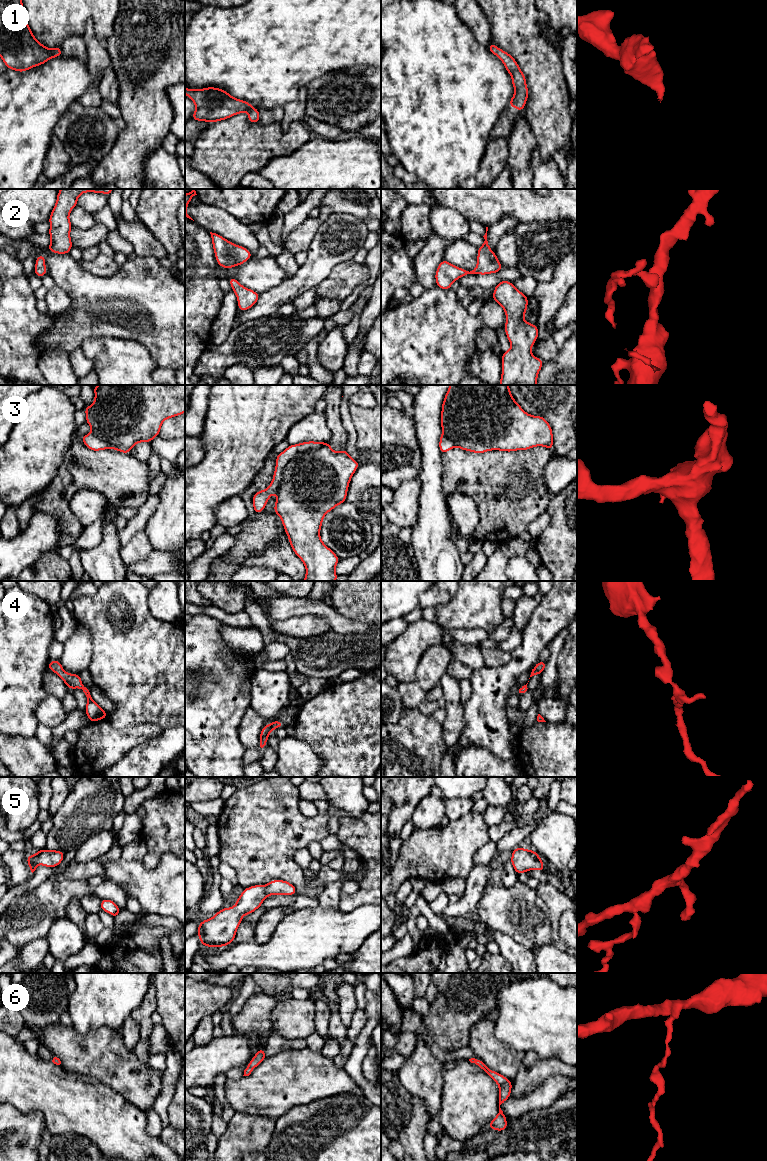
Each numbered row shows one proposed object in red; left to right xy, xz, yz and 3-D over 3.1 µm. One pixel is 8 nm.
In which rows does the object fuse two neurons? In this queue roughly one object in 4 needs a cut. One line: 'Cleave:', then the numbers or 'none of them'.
Cleave: 3

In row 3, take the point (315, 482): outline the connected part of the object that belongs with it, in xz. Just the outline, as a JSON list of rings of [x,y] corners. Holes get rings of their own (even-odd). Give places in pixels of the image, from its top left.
[[[329,443],[299,454],[289,461],[277,491],[274,512],[281,518],[294,553],[306,567],[303,581],[336,581],[335,567],[341,560],[320,538],[326,513],[346,502],[350,480],[360,464],[346,451],[334,452]]]

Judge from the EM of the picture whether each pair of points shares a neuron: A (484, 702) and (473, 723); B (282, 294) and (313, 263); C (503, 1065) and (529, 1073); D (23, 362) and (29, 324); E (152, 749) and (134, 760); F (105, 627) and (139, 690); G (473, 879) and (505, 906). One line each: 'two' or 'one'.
A: one
B: one
C: two
D: one
E: one
F: one
G: two

